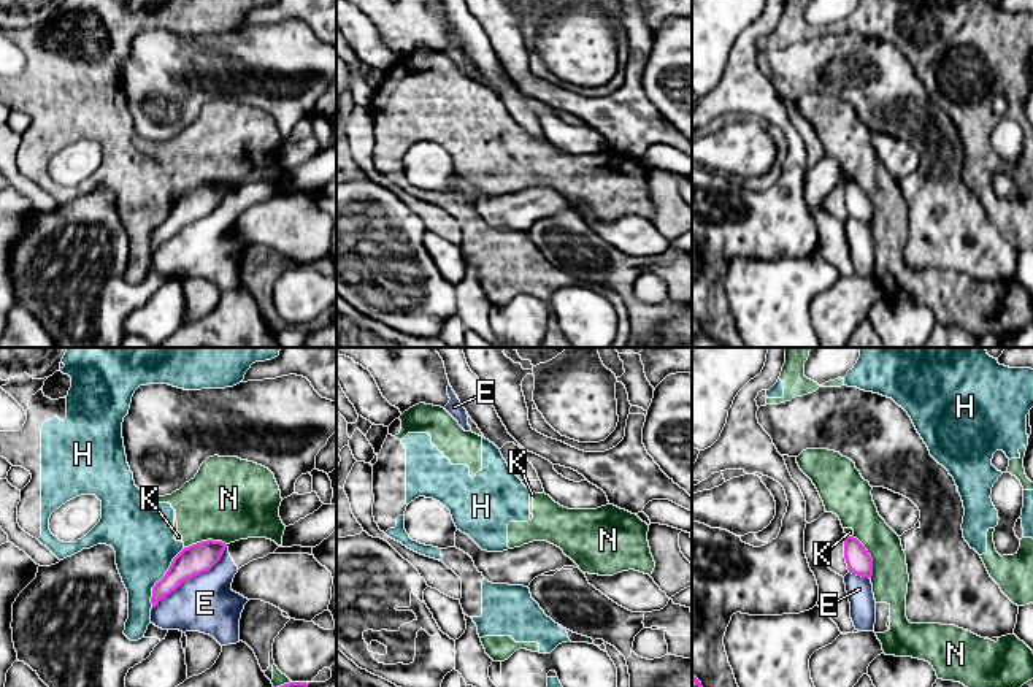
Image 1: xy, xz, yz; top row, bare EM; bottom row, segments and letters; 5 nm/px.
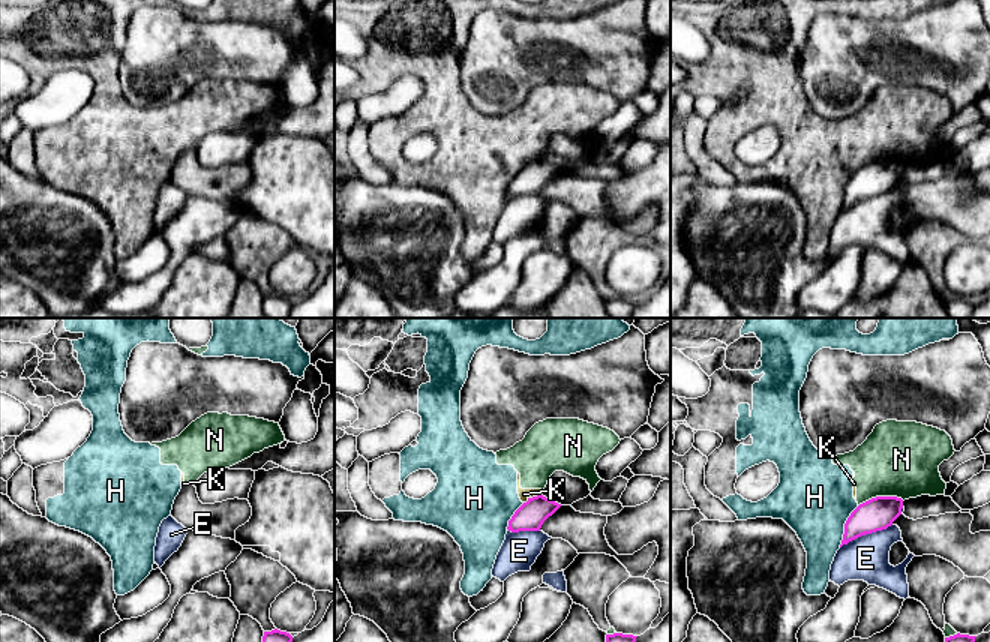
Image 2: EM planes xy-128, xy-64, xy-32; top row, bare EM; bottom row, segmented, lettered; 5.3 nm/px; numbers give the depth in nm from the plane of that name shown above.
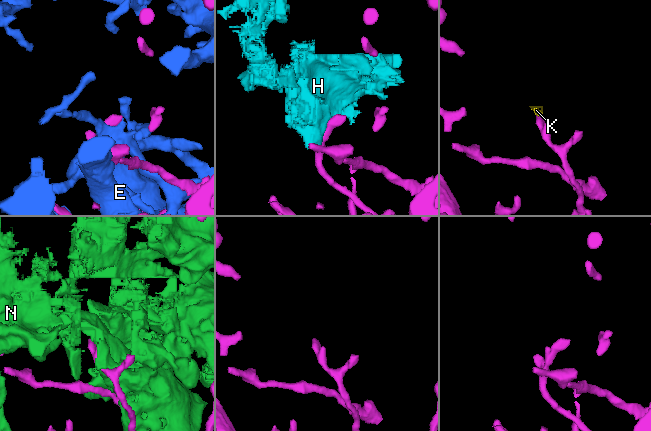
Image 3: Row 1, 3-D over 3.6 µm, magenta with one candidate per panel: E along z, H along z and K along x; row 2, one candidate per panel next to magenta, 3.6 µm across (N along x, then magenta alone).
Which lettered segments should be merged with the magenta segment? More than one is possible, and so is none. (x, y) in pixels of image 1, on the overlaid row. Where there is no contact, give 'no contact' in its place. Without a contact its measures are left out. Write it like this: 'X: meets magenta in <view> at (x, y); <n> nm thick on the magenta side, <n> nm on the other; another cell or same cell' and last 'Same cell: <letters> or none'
E: meets magenta in xy at (191, 576); 150 nm thick on the magenta side, 300 nm on the other; another cell
H: meets magenta in xy at (161, 579); 150 nm thick on the magenta side, 320 nm on the other; another cell
K: meets magenta in yz at (849, 537); 130 nm thick on the magenta side, 50 nm on the other; another cell
N: meets magenta in yz at (870, 556); 130 nm thick on the magenta side, 190 nm on the other; another cell
Same cell: none

